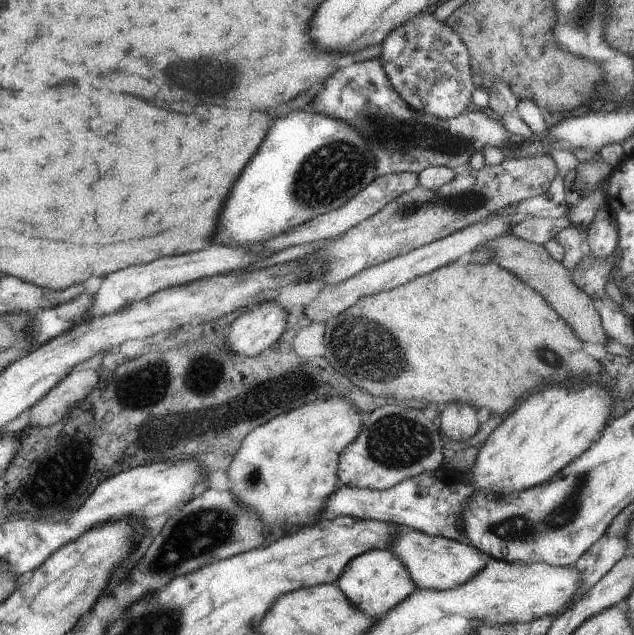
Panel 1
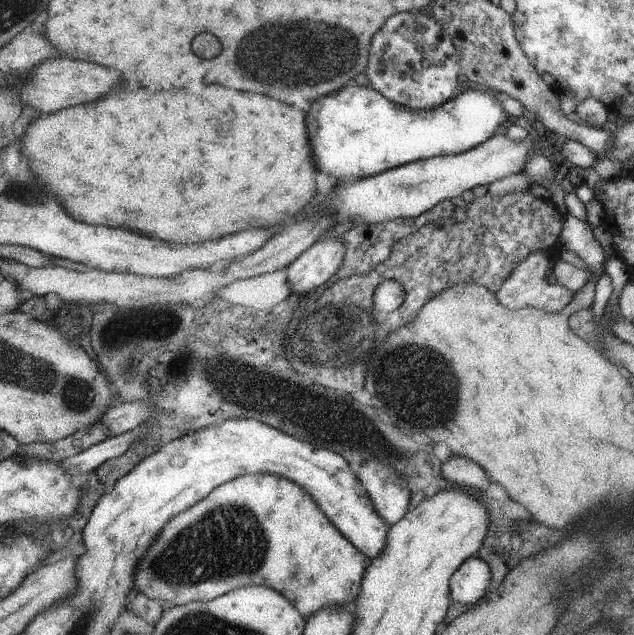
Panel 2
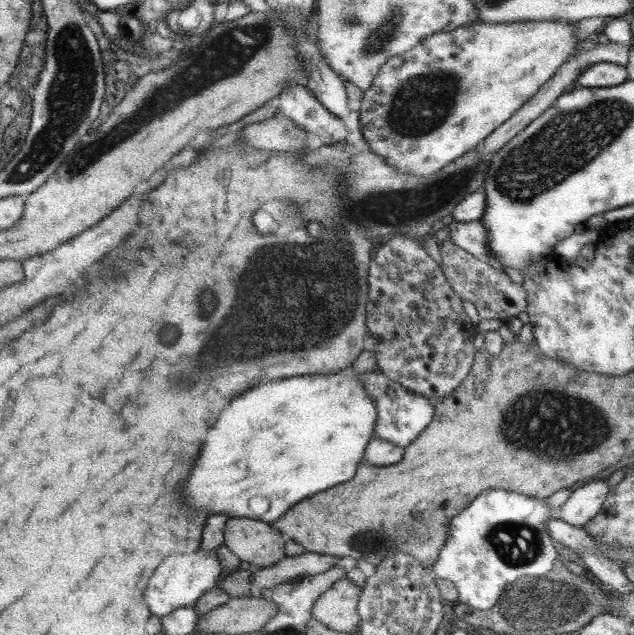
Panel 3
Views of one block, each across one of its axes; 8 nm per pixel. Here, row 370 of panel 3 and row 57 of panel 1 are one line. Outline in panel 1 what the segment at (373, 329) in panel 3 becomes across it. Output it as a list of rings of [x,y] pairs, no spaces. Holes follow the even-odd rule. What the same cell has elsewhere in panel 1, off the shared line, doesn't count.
[[[416,13],[413,18],[388,32],[381,42],[379,60],[395,92],[403,99],[404,103],[416,111],[440,119],[448,119],[464,112],[465,107],[469,104],[474,86],[472,85],[467,47],[449,26],[444,22],[437,21],[433,14]]]

